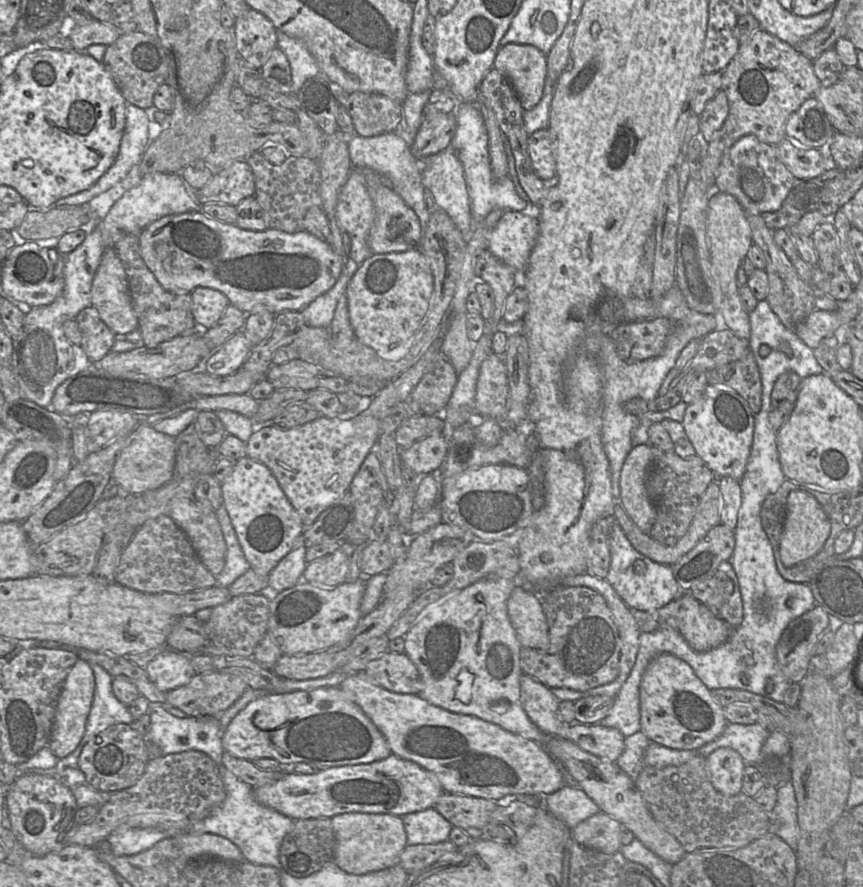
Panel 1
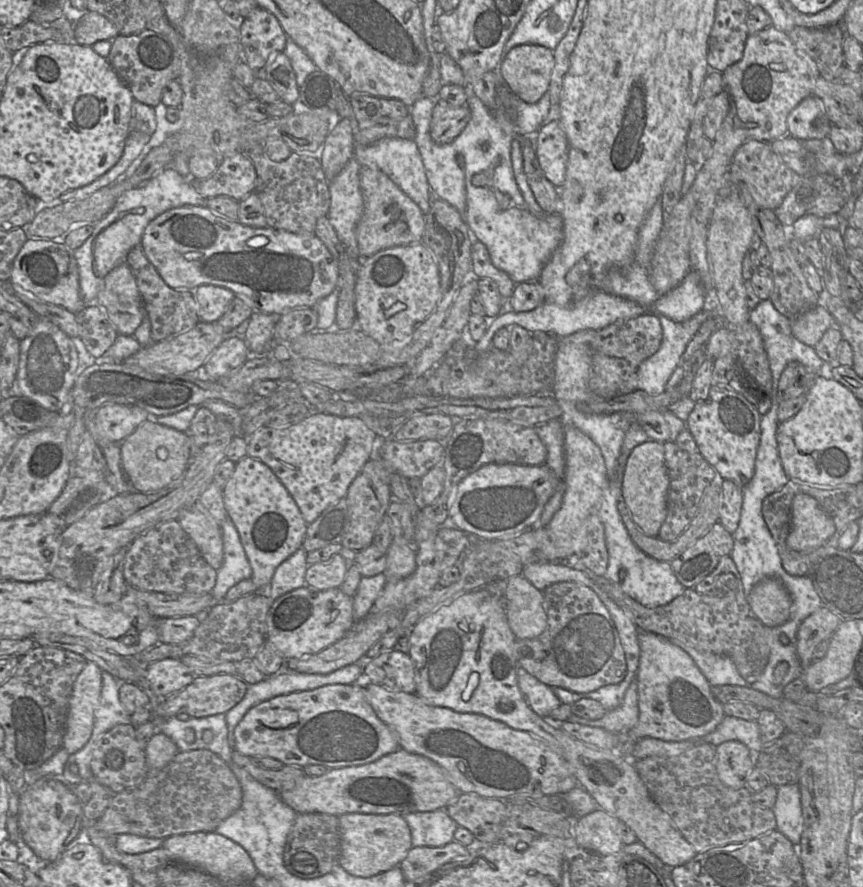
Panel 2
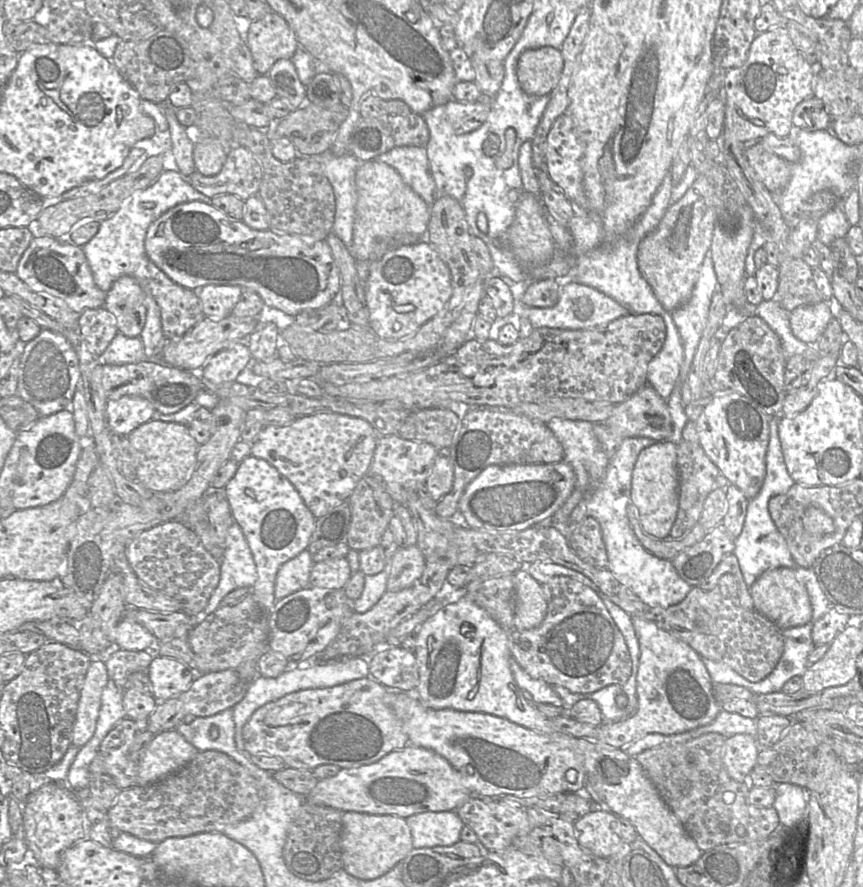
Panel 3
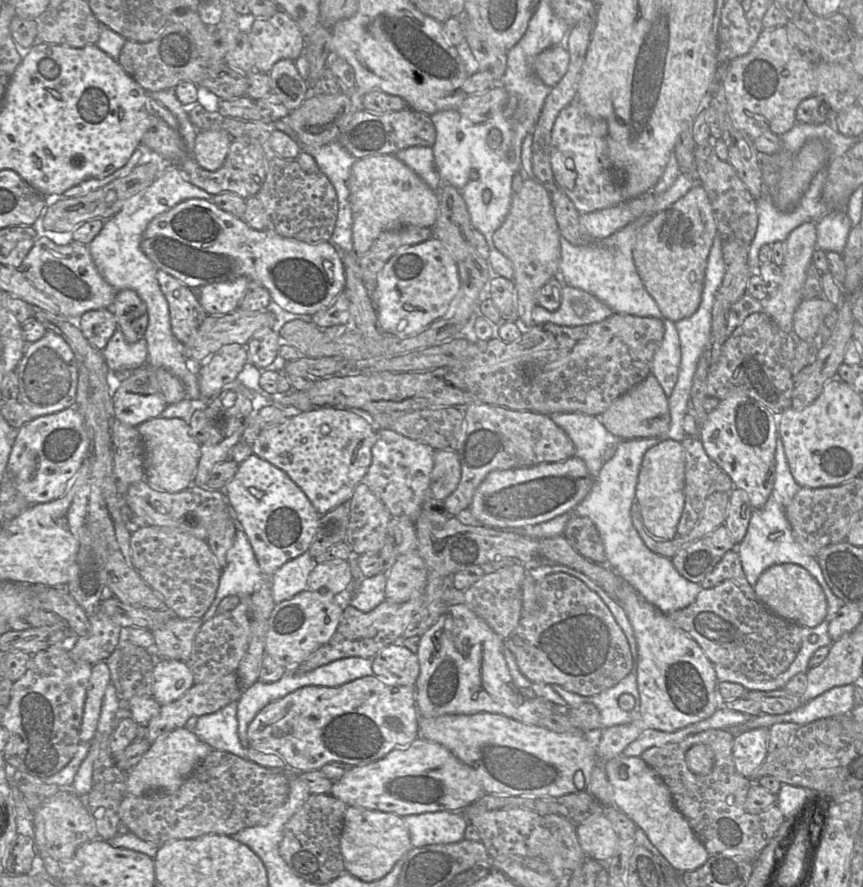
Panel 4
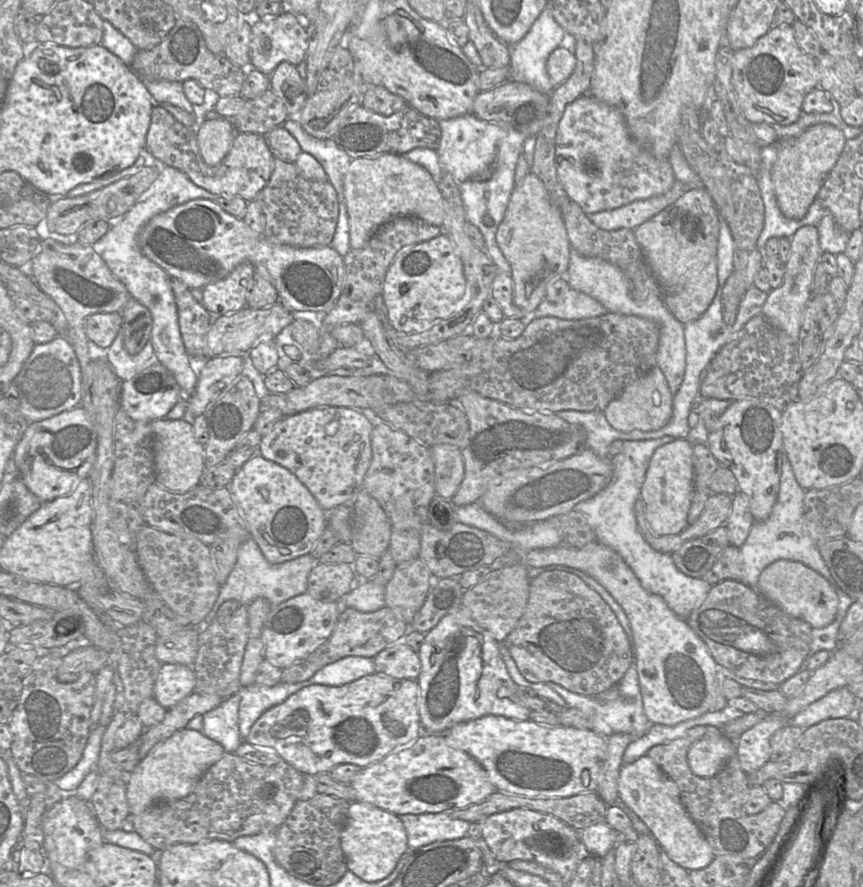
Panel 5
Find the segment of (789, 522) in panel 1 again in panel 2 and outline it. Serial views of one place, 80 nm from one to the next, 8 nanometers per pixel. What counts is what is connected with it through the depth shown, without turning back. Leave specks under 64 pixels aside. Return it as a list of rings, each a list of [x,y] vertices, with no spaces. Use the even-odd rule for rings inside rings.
[[[797,494],[791,504],[791,528],[786,544],[794,551],[805,551],[825,543],[835,532],[832,518],[817,500],[808,494]]]

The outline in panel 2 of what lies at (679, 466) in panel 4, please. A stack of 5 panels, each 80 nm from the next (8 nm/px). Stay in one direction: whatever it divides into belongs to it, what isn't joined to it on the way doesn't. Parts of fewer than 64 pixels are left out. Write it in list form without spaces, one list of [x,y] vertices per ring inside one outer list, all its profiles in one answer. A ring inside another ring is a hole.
[[[650,441],[636,446],[623,472],[621,496],[627,505],[633,523],[645,535],[656,537],[667,516],[669,477],[664,458],[664,443]]]

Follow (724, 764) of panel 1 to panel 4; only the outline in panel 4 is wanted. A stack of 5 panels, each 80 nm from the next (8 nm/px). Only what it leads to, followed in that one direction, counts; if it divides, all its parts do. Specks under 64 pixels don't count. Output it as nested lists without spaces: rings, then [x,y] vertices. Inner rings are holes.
[[[759,727],[734,736],[732,754],[737,771],[747,777],[753,774],[765,760],[768,751],[768,728]]]

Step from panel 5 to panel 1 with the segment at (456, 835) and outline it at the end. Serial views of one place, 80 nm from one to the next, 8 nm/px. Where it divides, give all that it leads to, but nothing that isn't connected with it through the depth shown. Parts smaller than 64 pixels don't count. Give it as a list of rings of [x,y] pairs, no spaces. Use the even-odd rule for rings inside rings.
[[[428,808],[401,817],[407,845],[436,844],[448,840],[453,826],[437,810]]]

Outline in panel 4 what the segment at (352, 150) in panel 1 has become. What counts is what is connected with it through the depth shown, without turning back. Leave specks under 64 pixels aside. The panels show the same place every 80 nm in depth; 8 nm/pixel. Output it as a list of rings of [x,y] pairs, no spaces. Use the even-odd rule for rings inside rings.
[[[409,147],[398,151],[395,156],[411,168],[433,191],[441,188],[441,177],[431,147]]]

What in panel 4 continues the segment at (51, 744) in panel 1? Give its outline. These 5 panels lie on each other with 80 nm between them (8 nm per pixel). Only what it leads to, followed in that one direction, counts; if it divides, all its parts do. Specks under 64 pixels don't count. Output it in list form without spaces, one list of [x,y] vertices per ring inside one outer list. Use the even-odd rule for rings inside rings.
[[[106,662],[92,665],[80,729],[81,743],[90,743],[96,734],[105,690],[110,683],[111,675]]]

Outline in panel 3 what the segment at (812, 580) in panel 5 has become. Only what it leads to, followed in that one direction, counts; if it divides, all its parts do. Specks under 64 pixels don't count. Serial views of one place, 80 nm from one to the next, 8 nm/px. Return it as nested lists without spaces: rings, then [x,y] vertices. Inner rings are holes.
[[[778,567],[763,572],[750,587],[754,609],[780,629],[801,626],[812,619],[812,606],[805,586],[797,581],[793,569]]]

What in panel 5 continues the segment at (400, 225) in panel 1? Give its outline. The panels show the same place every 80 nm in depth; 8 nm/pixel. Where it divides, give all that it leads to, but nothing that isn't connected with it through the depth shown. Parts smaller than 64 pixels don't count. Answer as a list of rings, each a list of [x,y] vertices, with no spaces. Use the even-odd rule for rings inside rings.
[[[383,153],[352,159],[344,178],[350,246],[363,248],[373,234],[397,217],[414,216],[432,225],[442,226],[444,200],[431,174],[405,155]]]

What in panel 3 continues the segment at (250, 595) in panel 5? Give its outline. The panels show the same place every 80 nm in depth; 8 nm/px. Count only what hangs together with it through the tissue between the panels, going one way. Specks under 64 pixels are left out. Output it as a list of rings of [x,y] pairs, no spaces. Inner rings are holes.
[[[233,521],[224,543],[219,583],[209,598],[202,616],[214,612],[231,591],[241,587],[251,588],[256,579],[257,570],[252,552],[240,526]],[[307,549],[283,563],[276,575],[274,588],[275,599],[278,601],[308,587],[313,565],[312,554]]]

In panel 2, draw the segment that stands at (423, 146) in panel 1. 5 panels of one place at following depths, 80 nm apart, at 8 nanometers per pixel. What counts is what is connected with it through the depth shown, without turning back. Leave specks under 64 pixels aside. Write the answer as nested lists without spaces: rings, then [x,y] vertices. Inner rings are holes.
[[[444,100],[435,106],[430,122],[430,135],[439,145],[453,142],[471,118],[468,106],[454,107]]]

